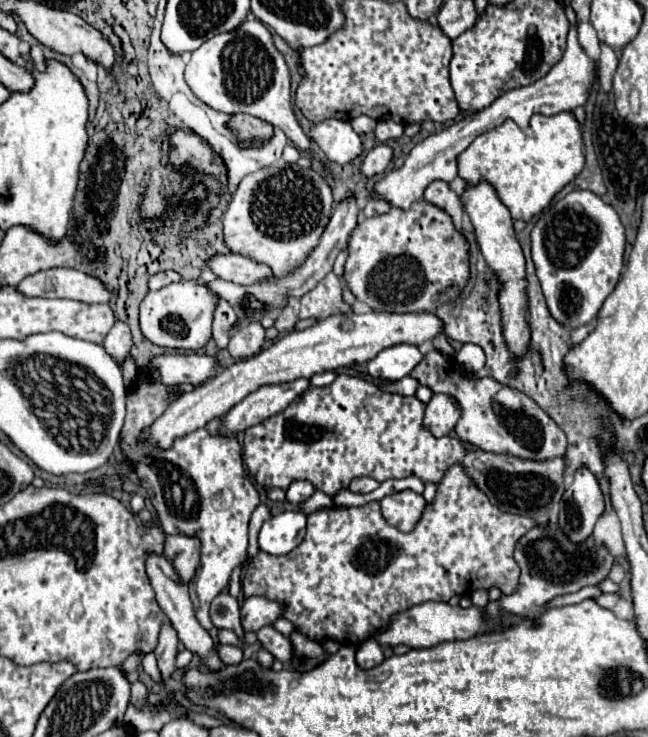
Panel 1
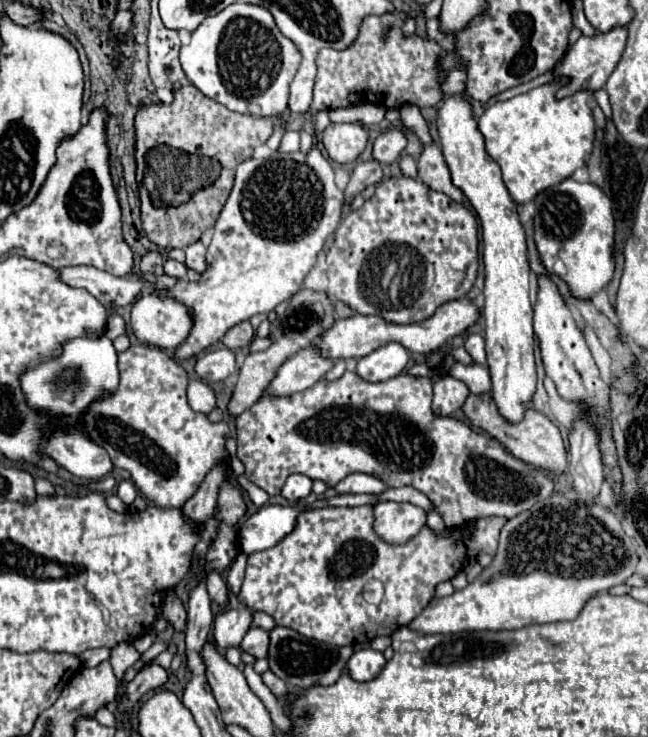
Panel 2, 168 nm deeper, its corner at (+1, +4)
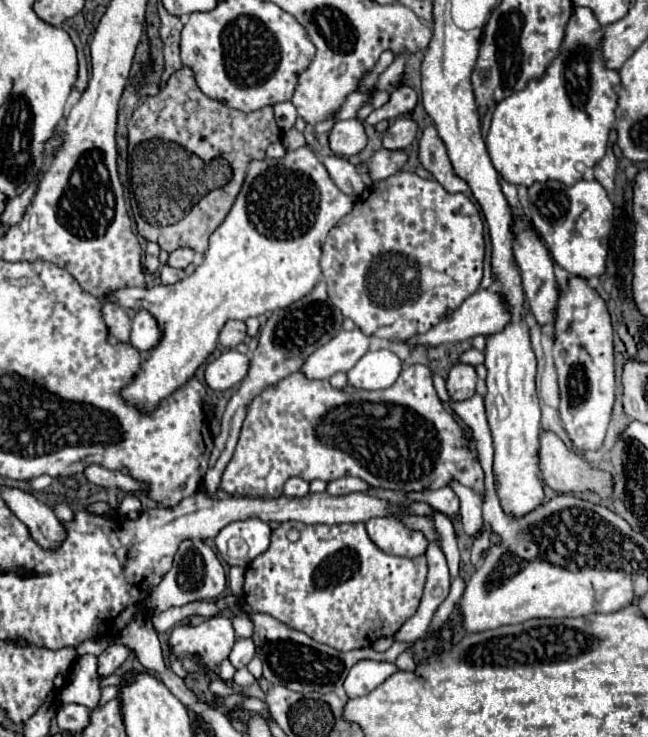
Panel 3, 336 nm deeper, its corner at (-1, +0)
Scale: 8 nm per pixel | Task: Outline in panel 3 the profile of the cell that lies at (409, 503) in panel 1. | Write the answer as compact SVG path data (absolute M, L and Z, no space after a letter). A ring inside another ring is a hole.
M375 517L365 523L369 539L385 553L399 555L399 557L417 557L427 551L427 541L421 533L405 529L393 517Z

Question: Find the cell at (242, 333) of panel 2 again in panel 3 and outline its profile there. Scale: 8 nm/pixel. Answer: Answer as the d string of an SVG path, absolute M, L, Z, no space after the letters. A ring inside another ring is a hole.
M235 319L227 321L227 323L223 325L221 333L219 333L219 343L221 343L223 347L229 347L229 349L237 347L237 345L243 343L245 339L247 339L247 335L245 335L245 323L243 323L243 321L235 321Z

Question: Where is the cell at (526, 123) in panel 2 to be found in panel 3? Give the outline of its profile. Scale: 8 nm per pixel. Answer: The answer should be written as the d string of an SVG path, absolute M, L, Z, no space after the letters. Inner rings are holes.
M575 5L573 15L565 29L565 39L561 43L559 55L551 61L545 75L541 79L529 81L525 89L497 103L491 119L491 129L487 135L487 151L493 161L493 167L505 181L529 187L535 181L557 179L563 181L565 185L573 185L583 177L587 167L593 167L597 159L605 155L609 131L615 127L615 107L617 107L615 87L621 83L621 79L619 71L607 69L601 51L601 41L603 41L603 27L595 19L593 11Z

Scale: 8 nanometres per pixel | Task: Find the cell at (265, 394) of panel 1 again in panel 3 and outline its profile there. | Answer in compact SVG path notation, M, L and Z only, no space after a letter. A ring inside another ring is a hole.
M359 329L341 331L321 349L307 357L301 371L309 379L329 379L343 371L347 373L367 353L367 335Z

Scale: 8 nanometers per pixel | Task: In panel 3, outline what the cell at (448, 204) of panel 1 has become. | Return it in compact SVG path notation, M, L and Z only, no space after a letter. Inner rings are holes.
M433 125L425 127L419 139L419 161L449 193L467 193L469 185L455 175L445 143Z

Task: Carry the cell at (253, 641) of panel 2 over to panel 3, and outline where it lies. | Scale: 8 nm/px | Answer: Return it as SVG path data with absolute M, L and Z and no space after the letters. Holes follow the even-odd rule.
M237 639L233 649L231 649L231 655L229 655L229 661L235 669L241 669L245 667L251 659L255 657L255 645L251 639Z

